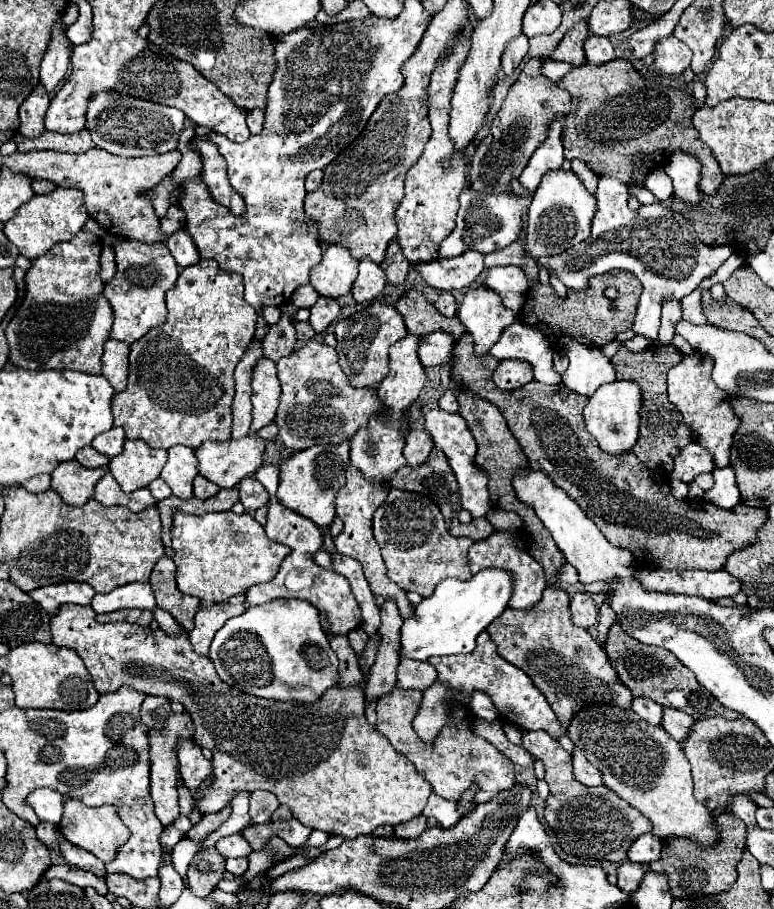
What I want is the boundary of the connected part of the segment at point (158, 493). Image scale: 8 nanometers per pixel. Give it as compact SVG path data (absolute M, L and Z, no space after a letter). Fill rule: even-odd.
M159 477L159 479L155 479L151 485L149 485L149 489L151 489L151 495L157 499L157 501L163 501L163 499L167 499L169 495L171 495L171 489L169 489L169 485Z

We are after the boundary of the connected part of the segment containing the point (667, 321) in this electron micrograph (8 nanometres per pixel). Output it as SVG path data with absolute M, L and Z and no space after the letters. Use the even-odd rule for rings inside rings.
M669 301L665 303L663 315L661 315L661 329L659 329L659 343L669 345L675 335L675 325L681 321L681 309L679 301Z

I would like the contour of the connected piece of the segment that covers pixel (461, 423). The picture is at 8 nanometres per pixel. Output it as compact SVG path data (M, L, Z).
M433 409L425 415L425 427L432 436L432 440L437 449L441 449L453 469L457 481L459 481L459 491L461 491L461 503L463 503L463 509L467 509L473 517L481 517L485 515L491 505L489 505L489 493L487 493L487 477L483 471L479 471L473 463L473 457L475 457L475 451L477 451L477 445L475 445L475 439L469 431L466 421L458 413L449 413L449 411L443 411L443 409Z

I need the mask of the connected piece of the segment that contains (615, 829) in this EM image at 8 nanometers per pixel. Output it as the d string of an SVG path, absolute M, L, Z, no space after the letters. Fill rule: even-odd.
M525 731L523 747L545 763L545 781L549 783L549 797L545 807L545 821L555 831L565 853L585 859L607 859L615 863L627 861L627 851L633 841L651 831L651 823L635 807L625 803L617 793L599 787L585 787L569 773L569 753L545 731Z

